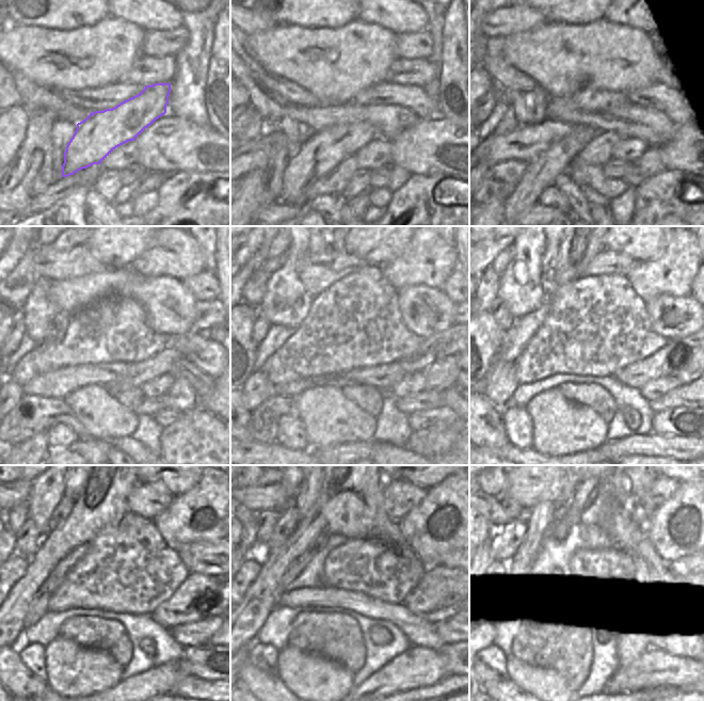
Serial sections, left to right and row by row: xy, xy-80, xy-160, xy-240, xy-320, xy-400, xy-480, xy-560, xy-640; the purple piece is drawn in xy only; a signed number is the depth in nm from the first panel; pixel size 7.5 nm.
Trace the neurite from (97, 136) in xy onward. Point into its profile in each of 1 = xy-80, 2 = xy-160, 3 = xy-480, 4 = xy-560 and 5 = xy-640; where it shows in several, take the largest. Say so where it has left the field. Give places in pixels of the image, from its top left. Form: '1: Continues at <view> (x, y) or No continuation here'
1: Continues at xy-80 (325, 148)
2: Continues at xy-160 (541, 172)
3: No continuation here
4: No continuation here
5: No continuation here

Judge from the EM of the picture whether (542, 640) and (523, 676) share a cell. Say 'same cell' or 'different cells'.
different cells

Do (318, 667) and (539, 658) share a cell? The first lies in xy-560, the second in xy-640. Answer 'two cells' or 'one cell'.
two cells

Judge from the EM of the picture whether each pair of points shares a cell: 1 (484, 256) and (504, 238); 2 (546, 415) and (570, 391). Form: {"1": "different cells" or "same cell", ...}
{"1": "same cell", "2": "different cells"}

